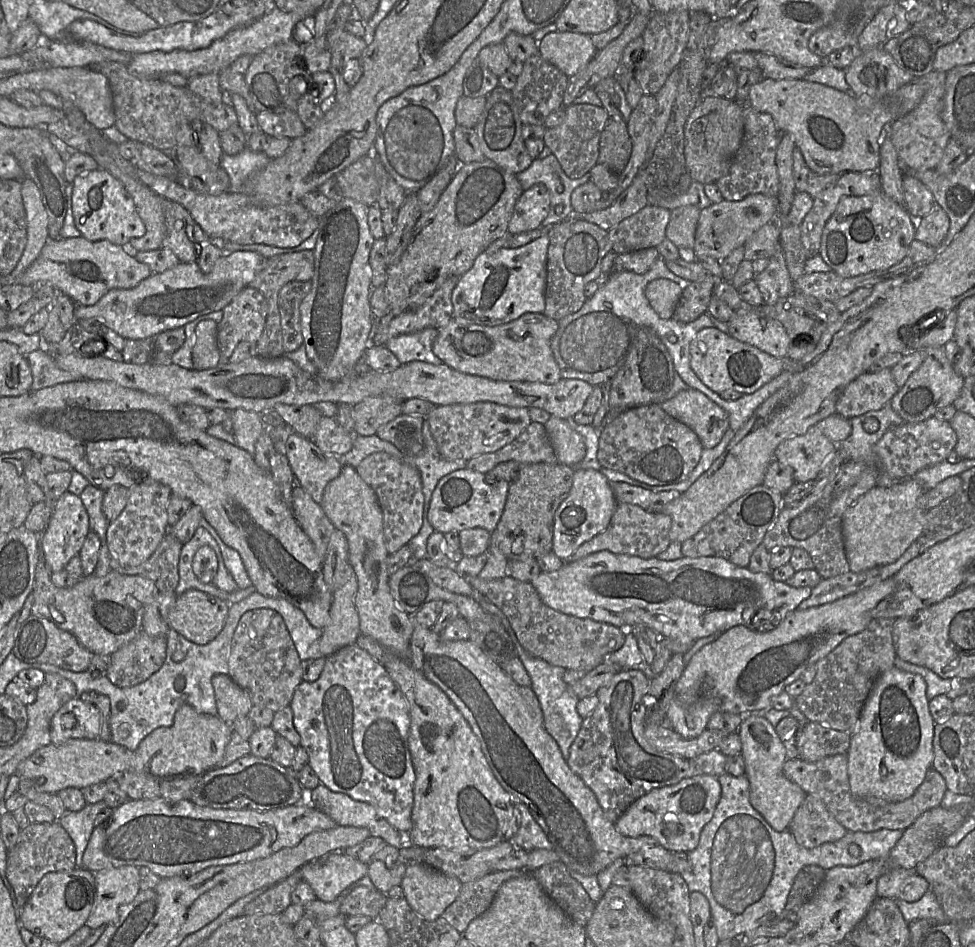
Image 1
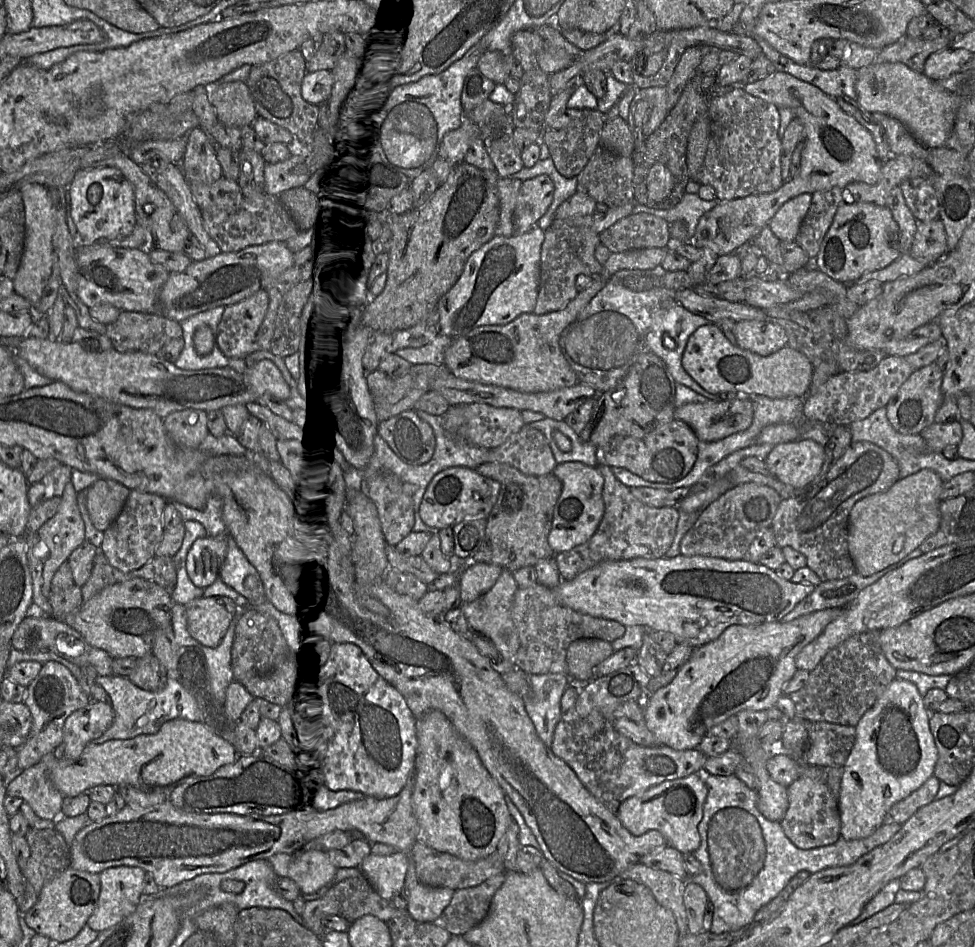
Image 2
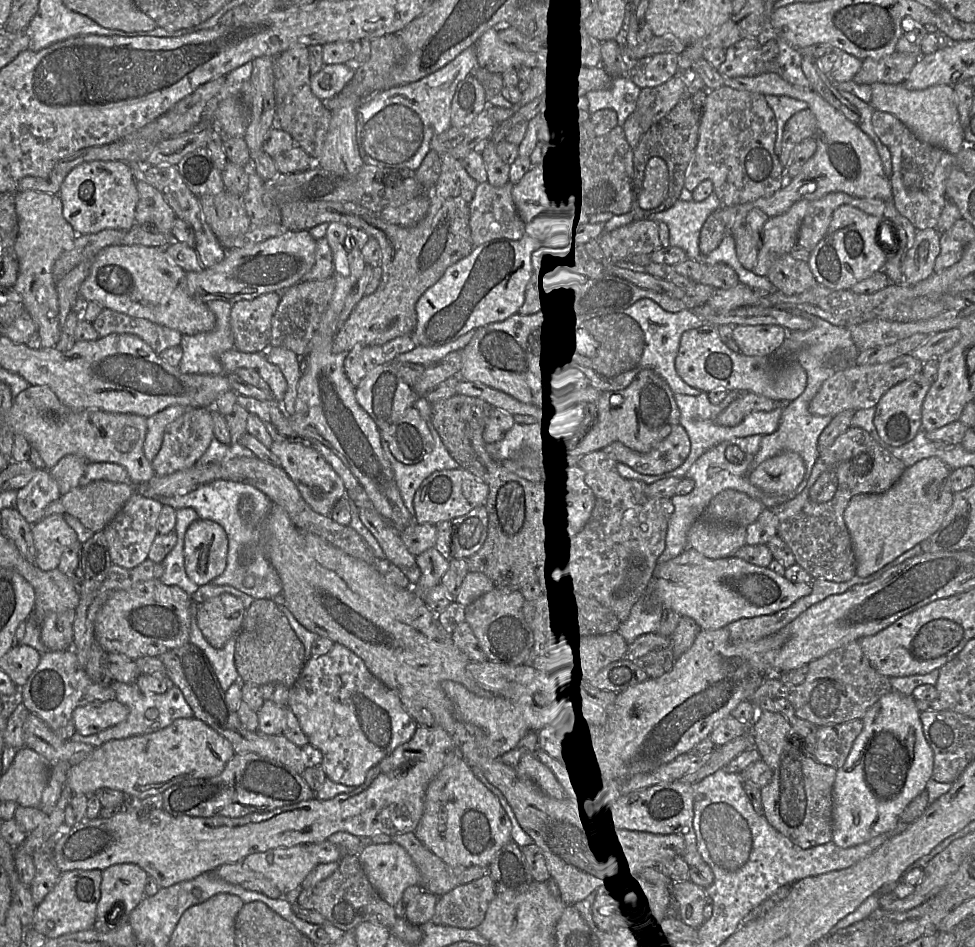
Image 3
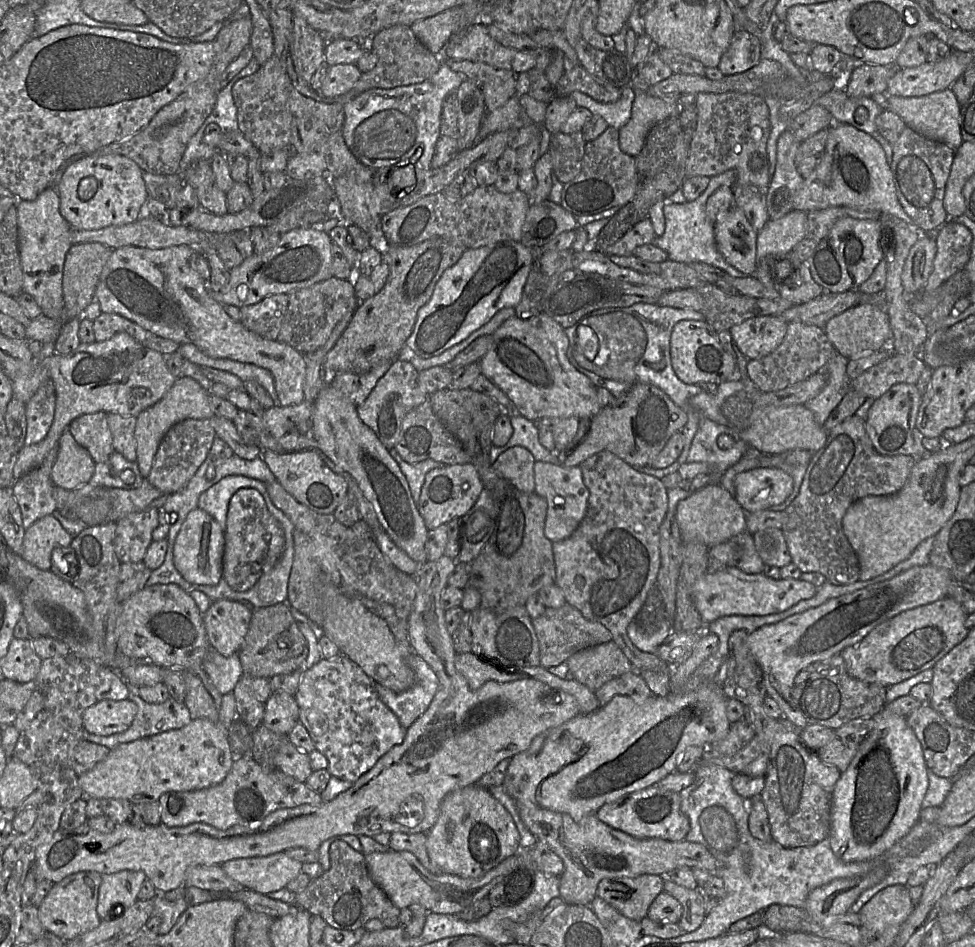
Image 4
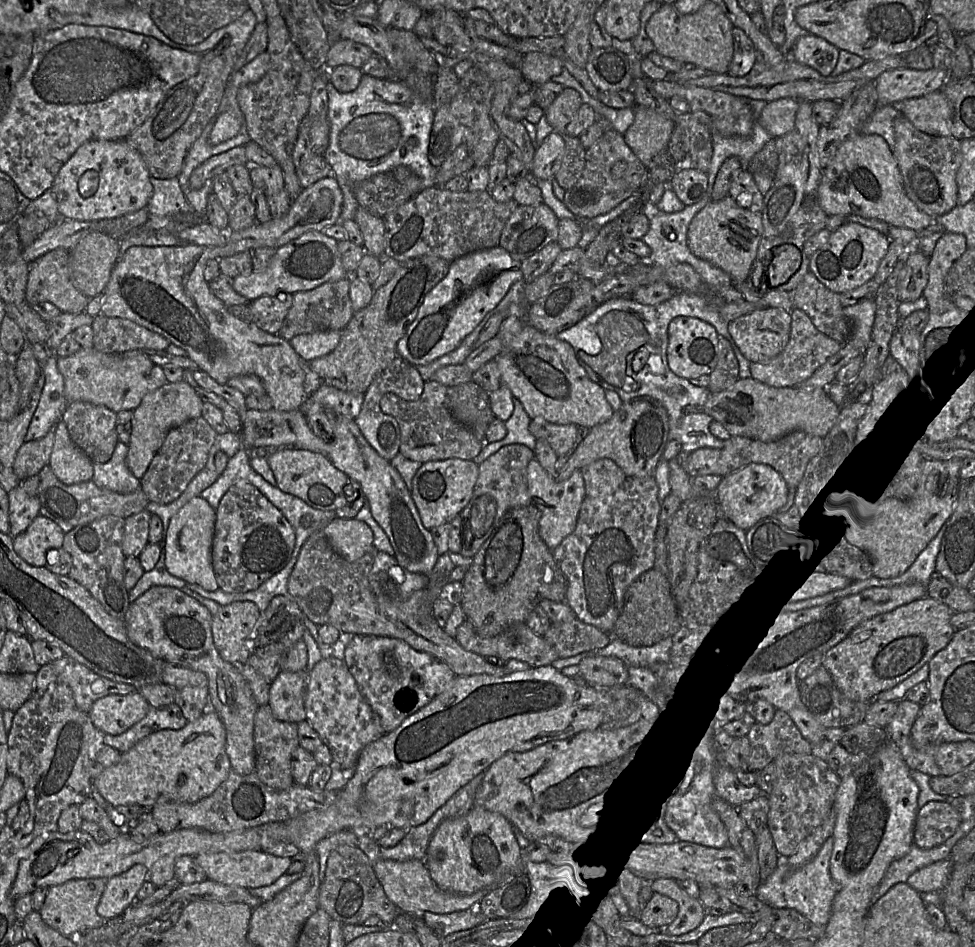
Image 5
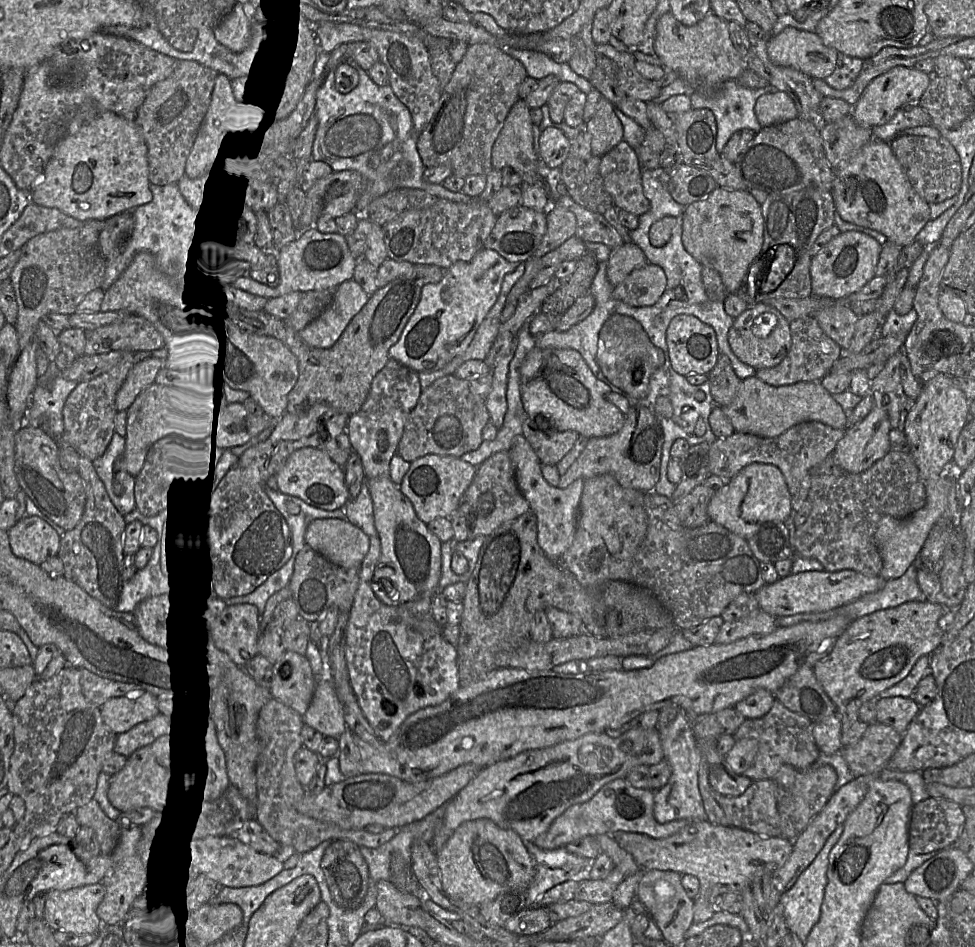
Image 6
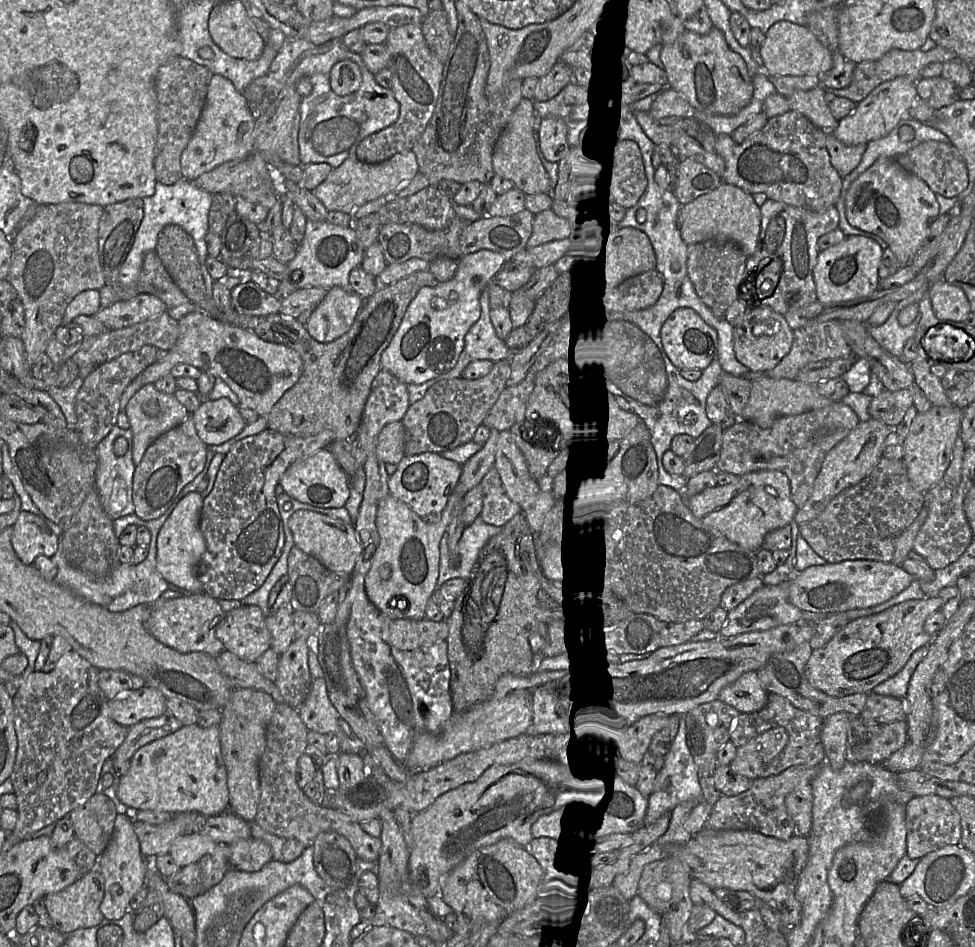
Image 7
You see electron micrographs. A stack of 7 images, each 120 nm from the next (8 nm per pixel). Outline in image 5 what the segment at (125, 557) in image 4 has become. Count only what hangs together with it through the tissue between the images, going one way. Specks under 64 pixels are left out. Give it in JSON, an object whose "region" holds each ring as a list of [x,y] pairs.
{"region":[[[146,510],[125,519],[122,551],[125,557],[138,557],[149,543],[149,523],[152,514]]]}

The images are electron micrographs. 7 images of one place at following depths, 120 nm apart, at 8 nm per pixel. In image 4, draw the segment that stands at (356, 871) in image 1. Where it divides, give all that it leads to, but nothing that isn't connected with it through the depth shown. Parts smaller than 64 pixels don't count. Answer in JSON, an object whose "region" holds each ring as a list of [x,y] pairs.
{"region":[[[285,852],[237,858],[221,865],[229,877],[245,888],[267,895],[287,887],[302,872],[302,866]]]}

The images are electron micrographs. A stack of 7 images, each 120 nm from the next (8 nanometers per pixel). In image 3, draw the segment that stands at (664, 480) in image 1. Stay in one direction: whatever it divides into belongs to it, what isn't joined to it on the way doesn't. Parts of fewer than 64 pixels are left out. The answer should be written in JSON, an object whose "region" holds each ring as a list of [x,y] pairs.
{"region":[[[679,423],[647,453],[636,452],[618,441],[611,442],[602,451],[640,474],[660,475],[679,467],[689,455],[690,449],[689,436]]]}

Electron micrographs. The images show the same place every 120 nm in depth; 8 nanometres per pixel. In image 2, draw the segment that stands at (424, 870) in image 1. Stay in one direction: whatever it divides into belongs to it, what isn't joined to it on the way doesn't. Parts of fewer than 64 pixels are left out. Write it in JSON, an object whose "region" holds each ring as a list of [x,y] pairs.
{"region":[[[418,882],[408,889],[407,911],[418,922],[434,922],[449,905],[454,890]]]}

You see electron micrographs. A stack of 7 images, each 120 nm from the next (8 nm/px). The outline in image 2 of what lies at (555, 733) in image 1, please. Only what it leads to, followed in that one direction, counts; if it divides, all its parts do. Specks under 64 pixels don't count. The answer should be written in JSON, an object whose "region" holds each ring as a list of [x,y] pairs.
{"region":[[[565,674],[529,675],[530,694],[525,709],[538,737],[550,748],[557,723],[562,718],[561,698],[571,679]]]}

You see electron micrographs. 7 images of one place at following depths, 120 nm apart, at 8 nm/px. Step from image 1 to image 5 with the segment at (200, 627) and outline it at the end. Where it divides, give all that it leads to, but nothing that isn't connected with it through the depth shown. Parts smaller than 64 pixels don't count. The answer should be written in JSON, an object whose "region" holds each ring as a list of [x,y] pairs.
{"region":[[[235,601],[221,605],[218,612],[212,615],[211,631],[214,645],[220,656],[234,665],[244,665],[253,653],[253,635],[261,611],[251,601]]]}

